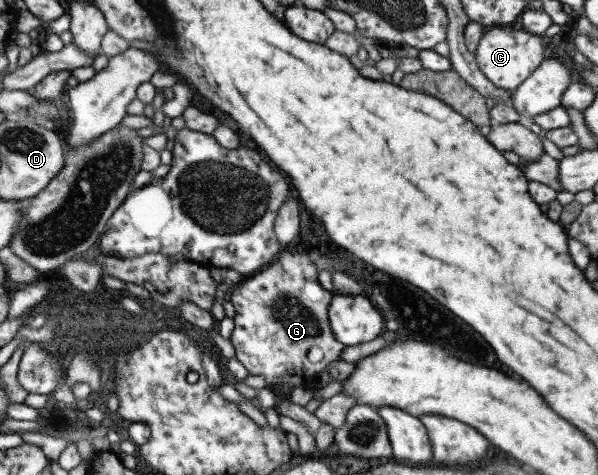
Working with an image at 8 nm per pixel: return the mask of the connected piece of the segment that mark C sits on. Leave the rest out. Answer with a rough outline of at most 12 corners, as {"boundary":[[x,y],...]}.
{"boundary":[[495,26],[474,55],[493,86],[515,91],[542,64],[542,35]]}

